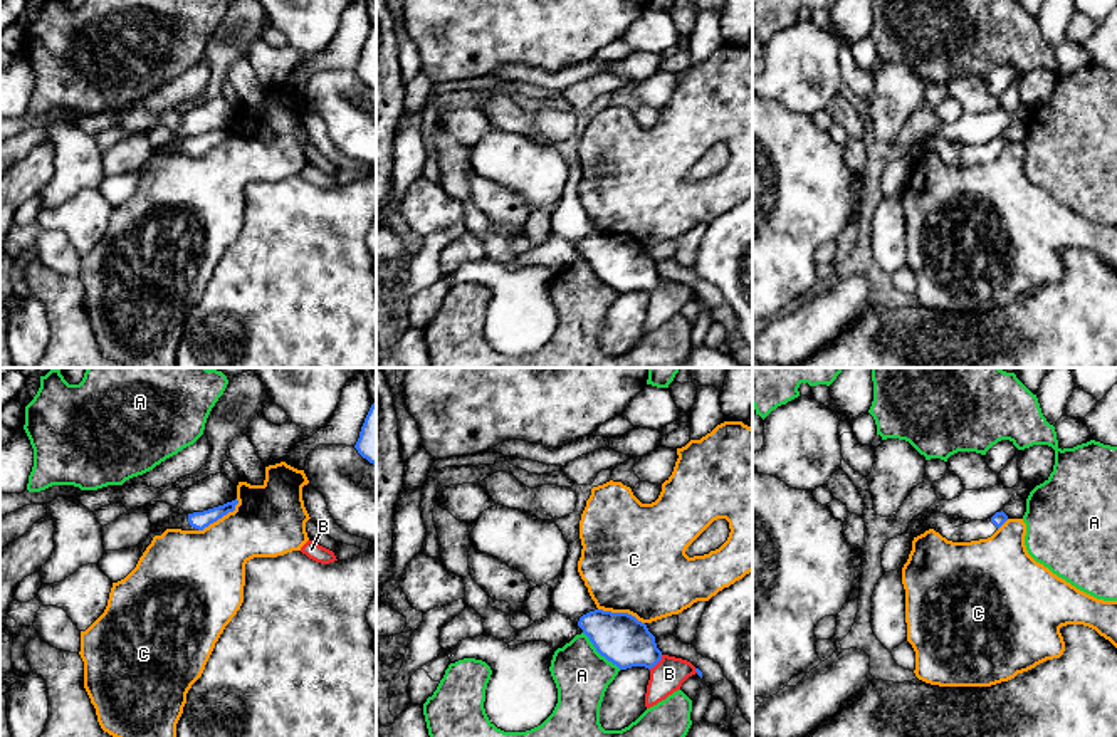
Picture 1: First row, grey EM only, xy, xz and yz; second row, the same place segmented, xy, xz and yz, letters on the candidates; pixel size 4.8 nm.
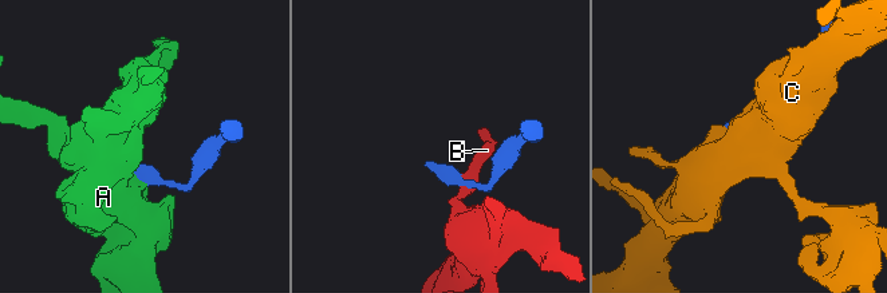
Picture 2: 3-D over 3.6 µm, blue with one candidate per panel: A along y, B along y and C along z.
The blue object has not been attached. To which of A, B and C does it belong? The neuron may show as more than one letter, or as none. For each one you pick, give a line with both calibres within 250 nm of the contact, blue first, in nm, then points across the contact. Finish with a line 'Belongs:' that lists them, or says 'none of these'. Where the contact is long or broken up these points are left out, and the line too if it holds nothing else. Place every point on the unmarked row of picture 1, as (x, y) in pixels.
Belongs: none of these

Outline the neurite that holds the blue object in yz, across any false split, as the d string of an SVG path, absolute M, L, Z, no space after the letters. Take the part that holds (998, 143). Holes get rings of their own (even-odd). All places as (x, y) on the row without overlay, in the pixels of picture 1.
M1001 134L991 143L971 144L959 139L947 139L932 136L917 153L914 161L934 153L942 161L952 166L971 166L991 161L1004 146L1008 139Z

